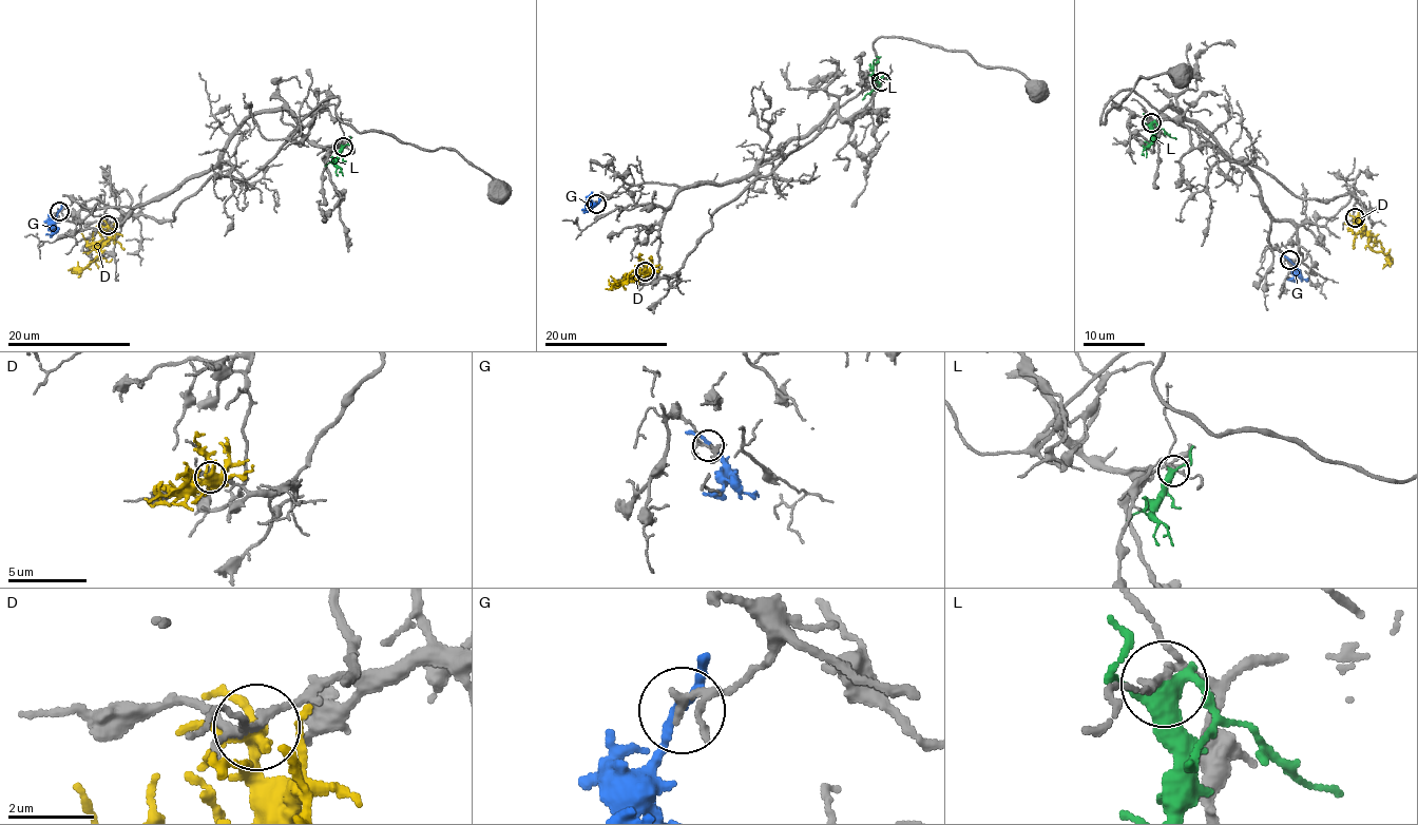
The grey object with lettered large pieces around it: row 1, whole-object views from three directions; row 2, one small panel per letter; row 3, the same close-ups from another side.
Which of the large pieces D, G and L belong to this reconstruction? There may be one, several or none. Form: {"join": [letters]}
{"join": []}

